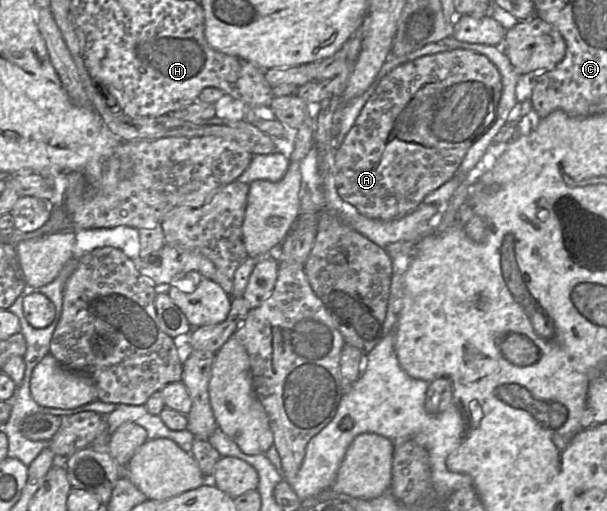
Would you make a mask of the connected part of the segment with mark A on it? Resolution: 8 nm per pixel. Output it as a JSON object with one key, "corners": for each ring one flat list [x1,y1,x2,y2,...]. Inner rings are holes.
{"corners":[[454,49,417,58,401,64,385,75,369,98,354,125,346,135,334,159,335,184,339,196,354,206,363,216,382,221,393,221,416,210,432,191,456,175,468,149,493,125,502,94,502,79,497,67,485,56,470,50]]}

